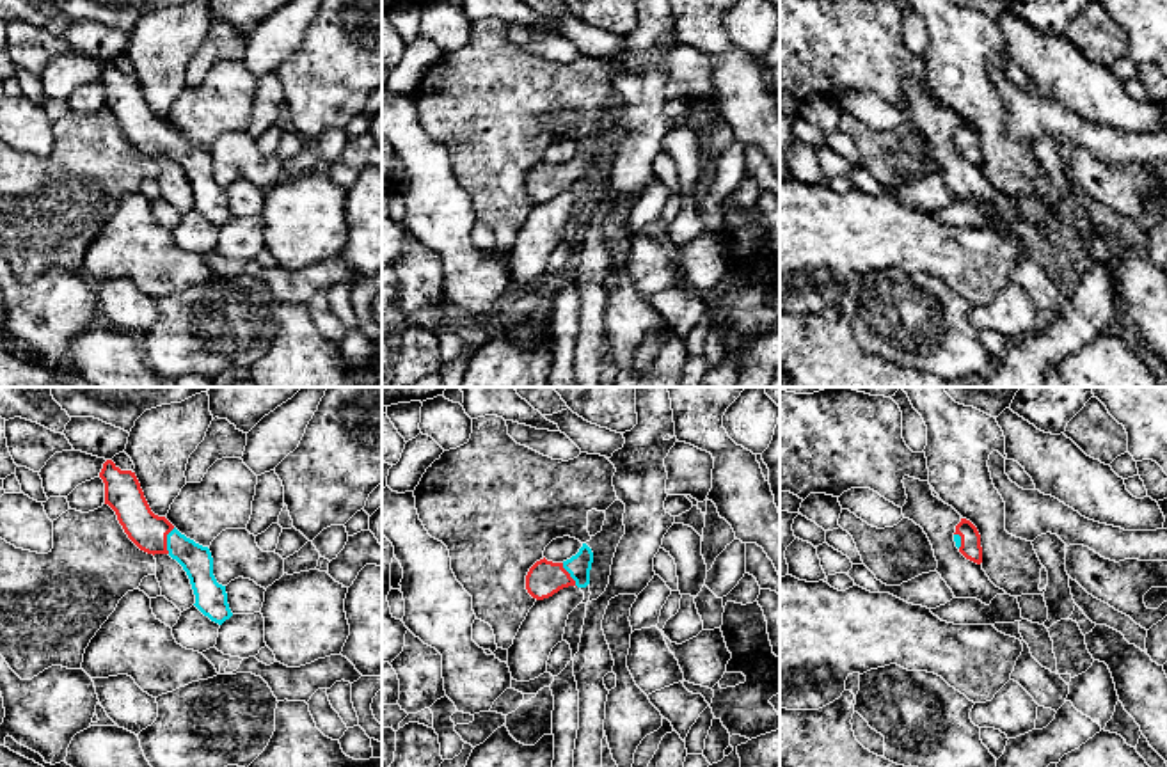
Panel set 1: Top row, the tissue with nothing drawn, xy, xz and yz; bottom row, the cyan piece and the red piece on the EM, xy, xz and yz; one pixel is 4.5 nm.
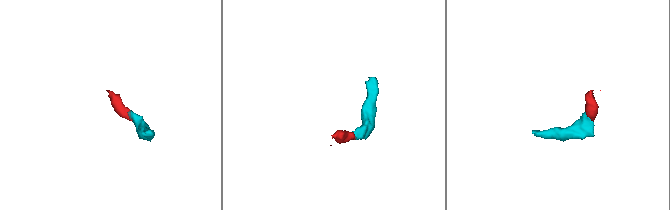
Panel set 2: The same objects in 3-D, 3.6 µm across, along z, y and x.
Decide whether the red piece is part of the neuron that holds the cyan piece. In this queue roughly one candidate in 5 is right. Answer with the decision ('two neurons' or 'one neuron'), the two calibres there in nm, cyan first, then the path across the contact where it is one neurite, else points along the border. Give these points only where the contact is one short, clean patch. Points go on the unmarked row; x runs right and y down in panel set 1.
one neuron; calibres 140 and 170 nm; way xy (196, 162), (167, 142), (148, 134)

